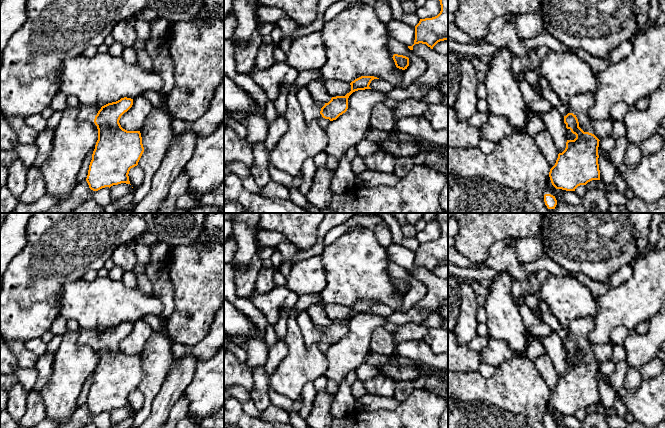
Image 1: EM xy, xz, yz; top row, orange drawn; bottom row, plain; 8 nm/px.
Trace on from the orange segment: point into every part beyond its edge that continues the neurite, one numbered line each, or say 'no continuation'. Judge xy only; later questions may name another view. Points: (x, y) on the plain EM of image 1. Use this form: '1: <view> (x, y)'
1: xy (86, 336)

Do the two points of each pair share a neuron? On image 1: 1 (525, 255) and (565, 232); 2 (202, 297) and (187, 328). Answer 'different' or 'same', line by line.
1: different
2: same

